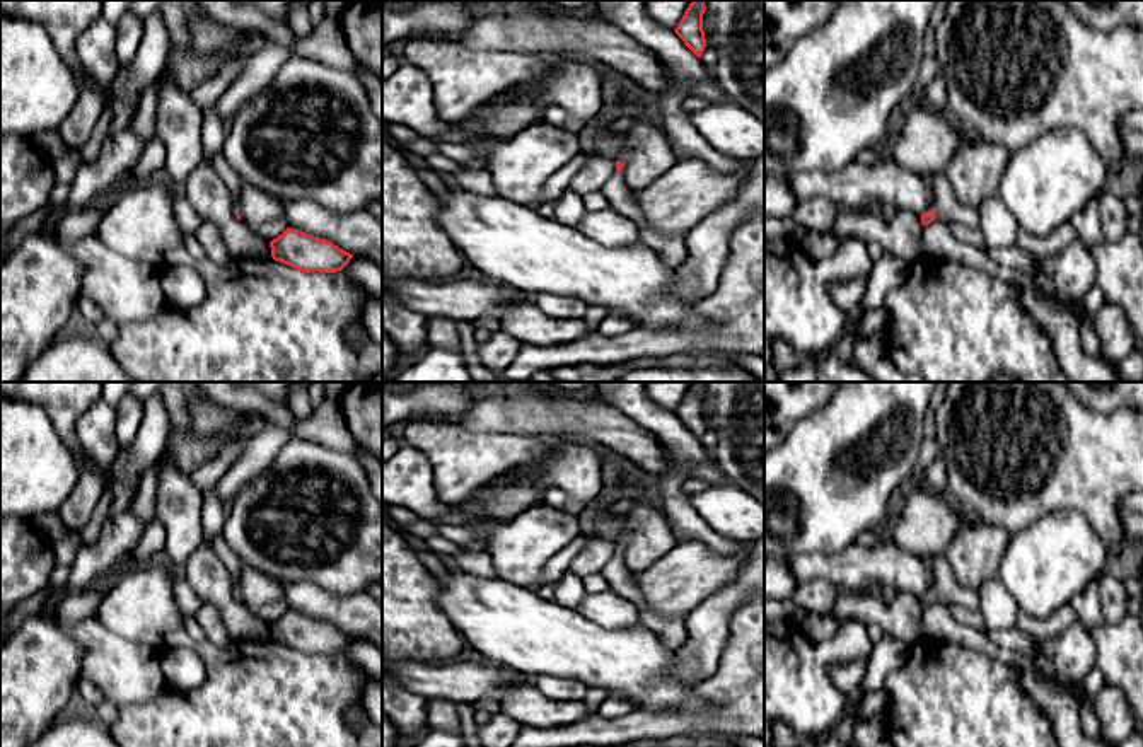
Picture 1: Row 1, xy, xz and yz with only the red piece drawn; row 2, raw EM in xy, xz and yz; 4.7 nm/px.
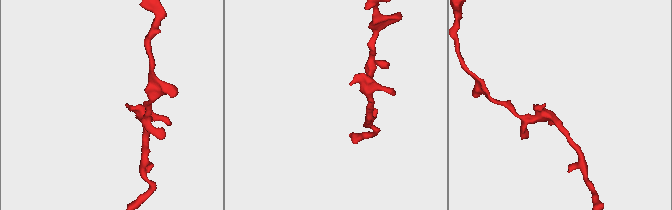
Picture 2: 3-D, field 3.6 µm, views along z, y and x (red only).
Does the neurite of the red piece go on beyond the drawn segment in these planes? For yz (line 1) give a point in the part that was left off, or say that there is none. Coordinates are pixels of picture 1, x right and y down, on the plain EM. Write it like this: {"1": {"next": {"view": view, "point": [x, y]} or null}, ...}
{"1": {"next": {"view": "yz", "point": [947, 590]}}}

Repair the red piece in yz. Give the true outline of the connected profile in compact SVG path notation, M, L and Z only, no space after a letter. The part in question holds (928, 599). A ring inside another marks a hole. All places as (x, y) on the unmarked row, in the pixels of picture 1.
M937 554L928 559L935 575L935 587L930 594L921 597L921 605L928 607L935 600L943 604L962 605L971 611L979 609L979 594L978 590L960 587L955 580L955 575L949 565L945 554Z

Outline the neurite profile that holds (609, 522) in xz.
M601 449L602 457L602 489L595 500L597 505L597 525L594 536L599 539L616 542L623 527L623 515L611 510L612 503L624 496L623 478L630 469L626 459L619 454Z

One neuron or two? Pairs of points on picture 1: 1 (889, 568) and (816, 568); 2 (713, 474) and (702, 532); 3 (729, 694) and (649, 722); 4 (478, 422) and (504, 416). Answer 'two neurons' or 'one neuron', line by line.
1: one neuron
2: two neurons
3: one neuron
4: one neuron

